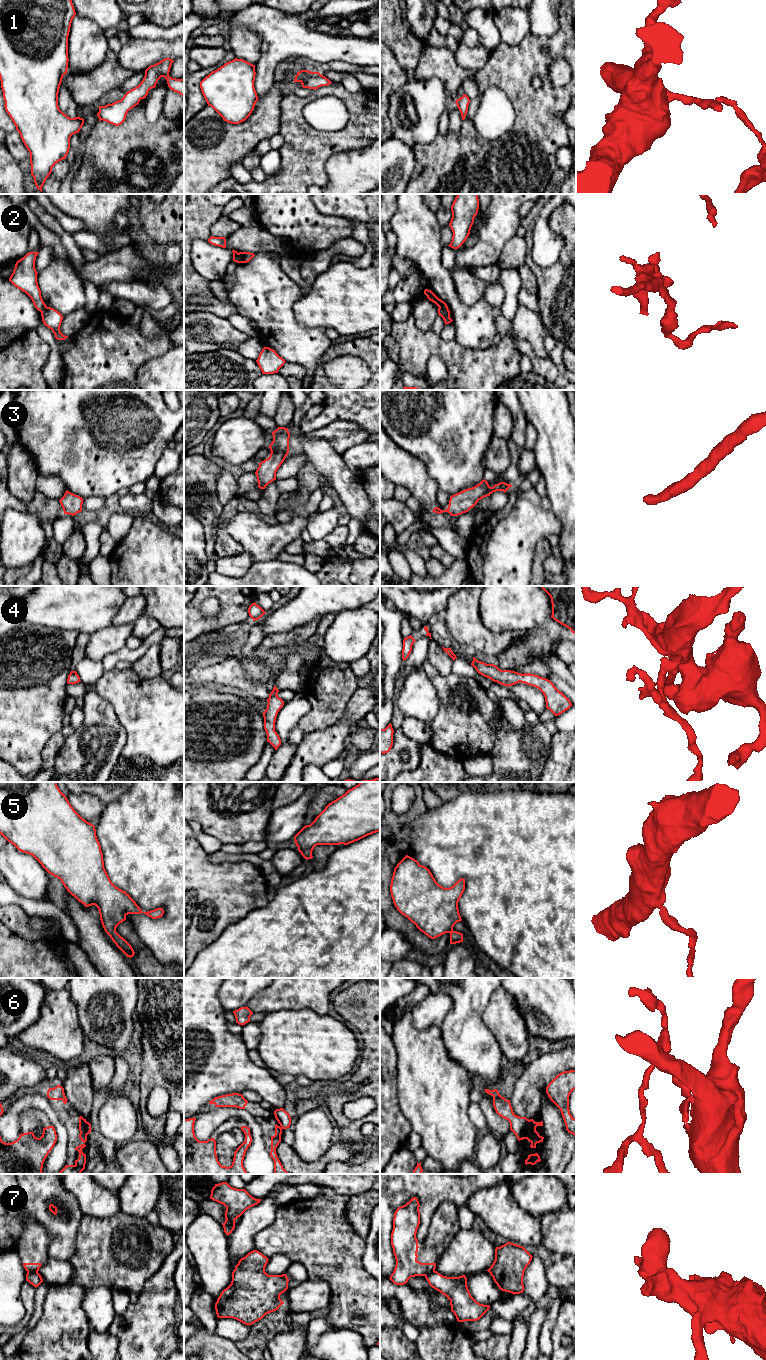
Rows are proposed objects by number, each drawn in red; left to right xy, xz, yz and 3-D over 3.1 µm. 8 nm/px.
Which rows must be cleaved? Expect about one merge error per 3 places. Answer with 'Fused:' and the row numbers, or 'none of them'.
Fused: 2, 6, 7

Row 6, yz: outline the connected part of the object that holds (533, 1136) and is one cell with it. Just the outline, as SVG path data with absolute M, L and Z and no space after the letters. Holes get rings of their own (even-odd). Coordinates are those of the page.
M530 1119L530 1132L528 1134L527 1140L531 1143L531 1148L536 1148L536 1144L543 1142L544 1137L540 1136L536 1131L537 1126L543 1126L543 1121L535 1122L533 1119Z

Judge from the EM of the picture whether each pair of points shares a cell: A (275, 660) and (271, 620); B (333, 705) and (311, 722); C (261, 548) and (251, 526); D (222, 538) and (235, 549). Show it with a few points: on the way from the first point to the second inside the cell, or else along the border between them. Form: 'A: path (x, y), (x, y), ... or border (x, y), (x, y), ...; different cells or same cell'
A: border (295, 627), (265, 636); different cells
B: path (328, 708), (316, 719); same cell
C: path (261, 543), (251, 531); same cell
D: path (225, 541), (232, 548); same cell

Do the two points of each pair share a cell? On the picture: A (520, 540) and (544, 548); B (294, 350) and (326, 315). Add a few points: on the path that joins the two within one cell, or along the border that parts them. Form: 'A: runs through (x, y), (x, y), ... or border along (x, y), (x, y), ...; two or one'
A: border along (546, 537), (536, 544), (531, 568); two
B: border along (294, 316), (304, 325), (325, 329); two

